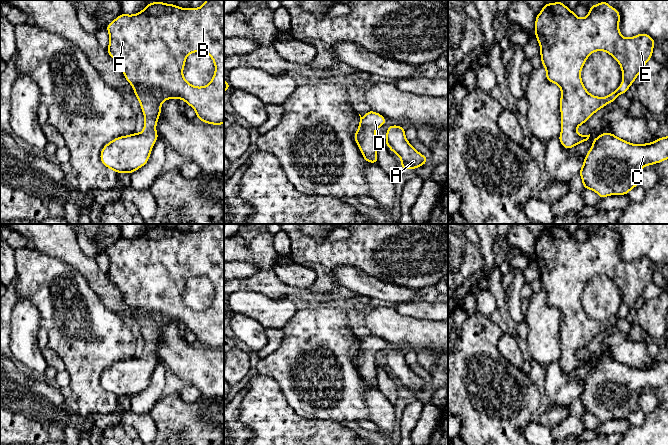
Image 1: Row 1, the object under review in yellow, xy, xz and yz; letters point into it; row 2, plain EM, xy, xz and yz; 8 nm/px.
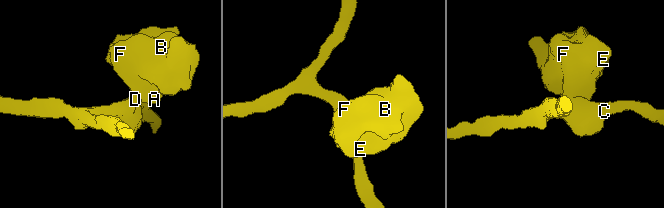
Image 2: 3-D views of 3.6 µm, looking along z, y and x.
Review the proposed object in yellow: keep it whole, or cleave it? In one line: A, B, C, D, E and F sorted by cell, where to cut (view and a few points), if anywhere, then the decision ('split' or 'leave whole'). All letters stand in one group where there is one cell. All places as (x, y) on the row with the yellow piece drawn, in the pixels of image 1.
groups A B C D E F; cut none; leave whole

